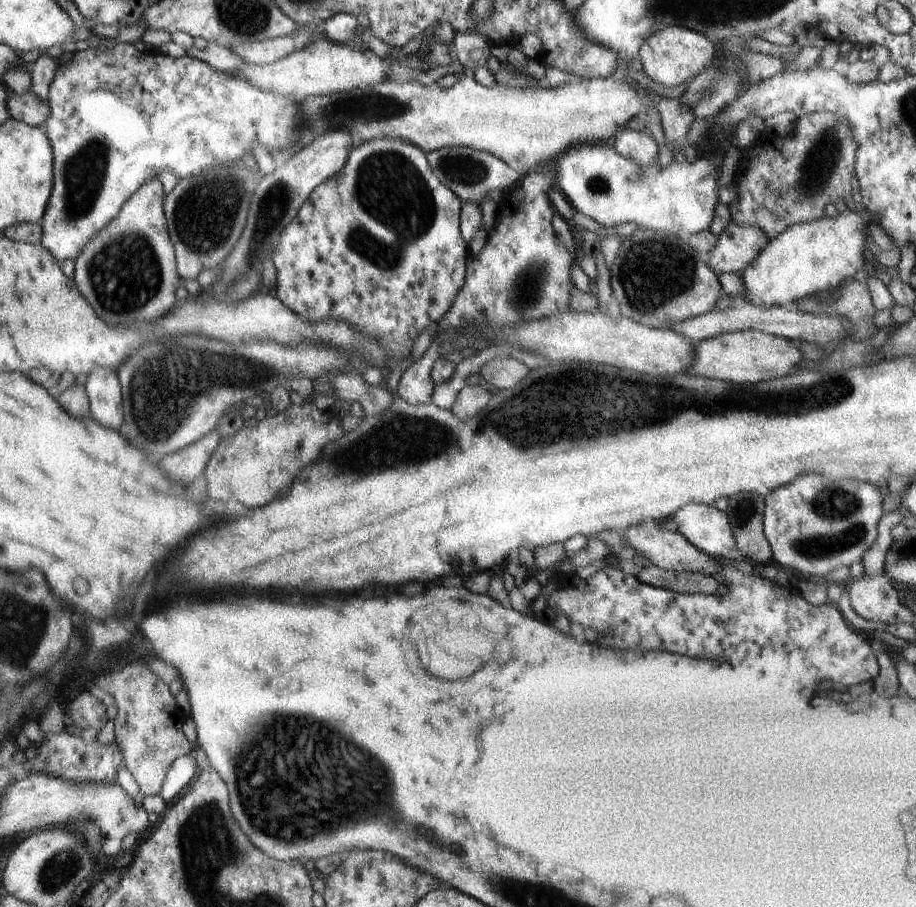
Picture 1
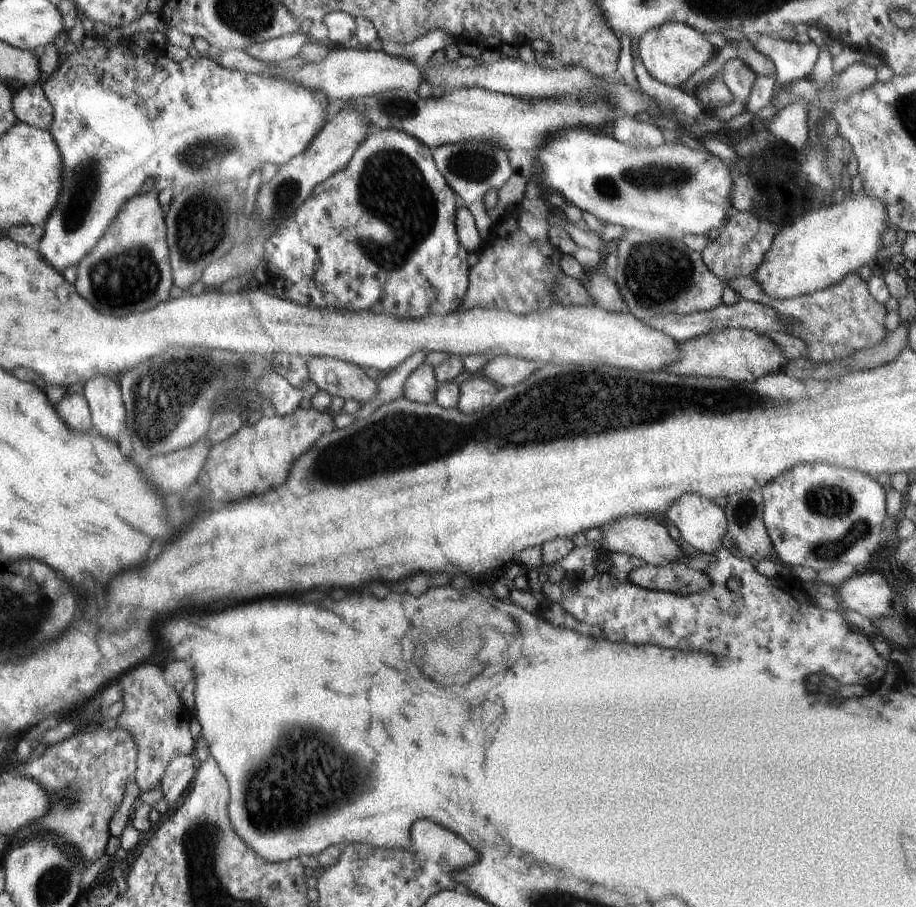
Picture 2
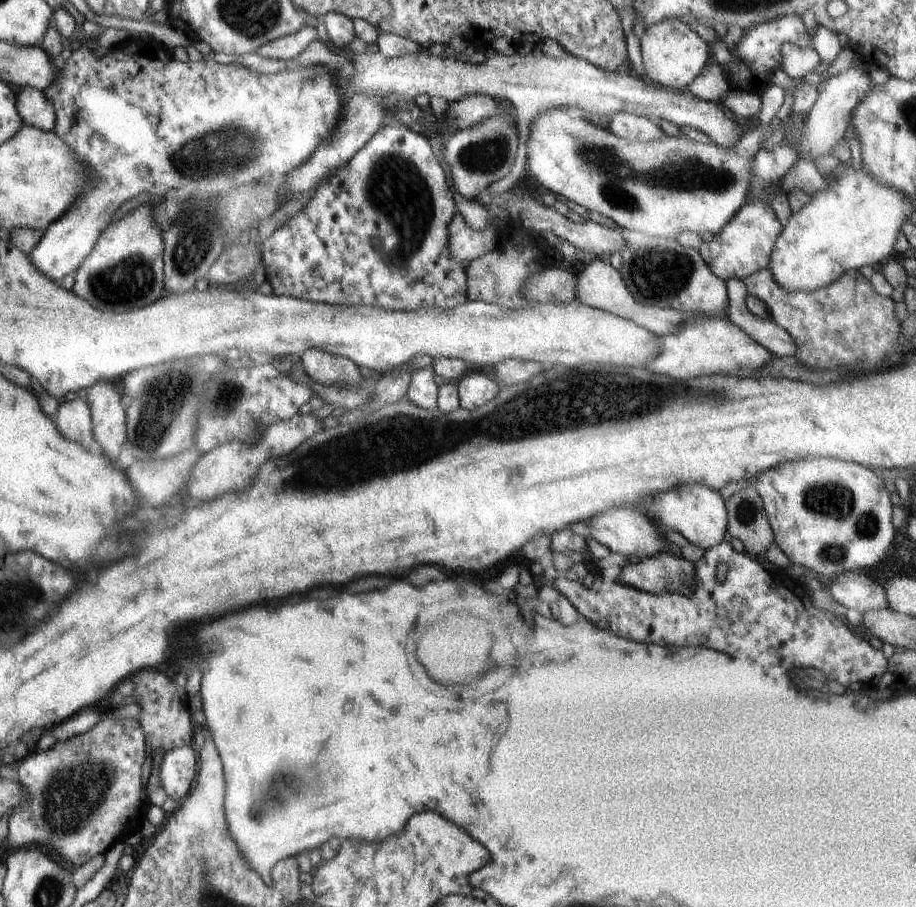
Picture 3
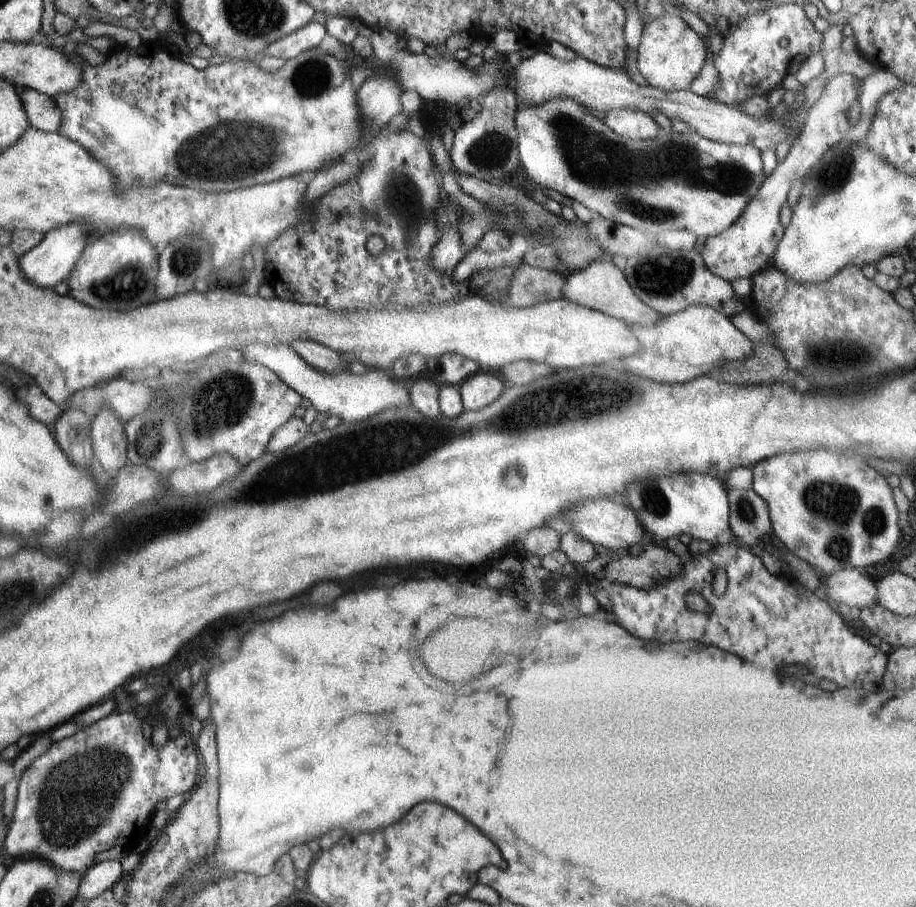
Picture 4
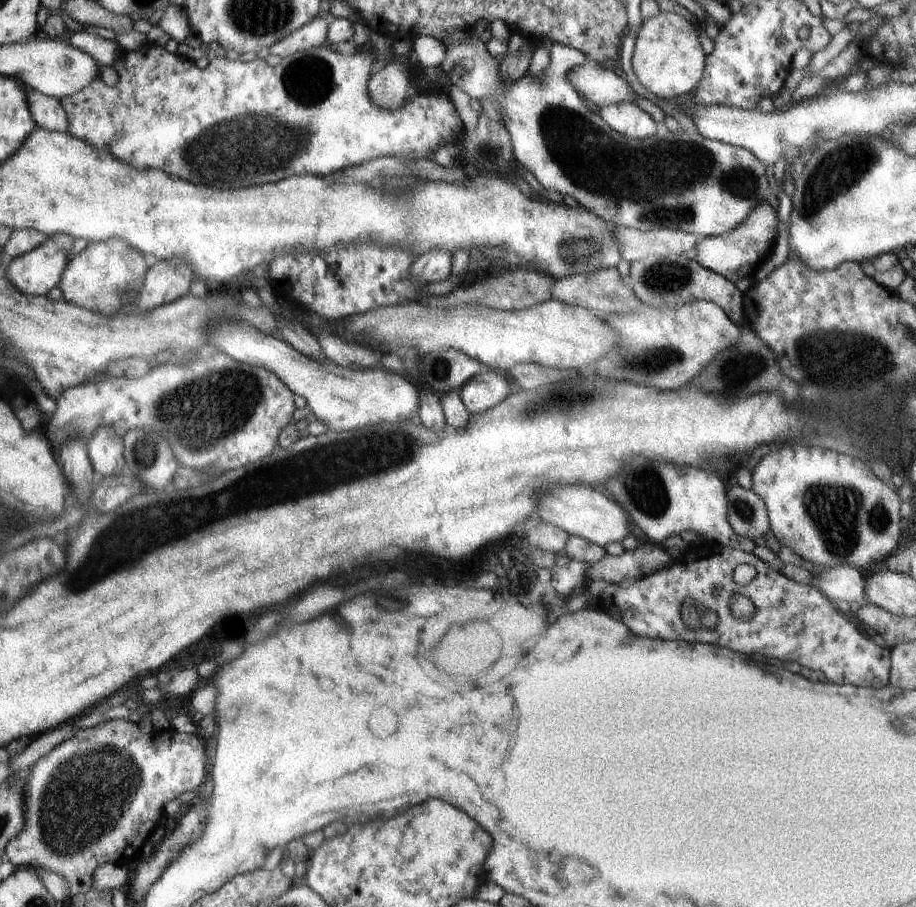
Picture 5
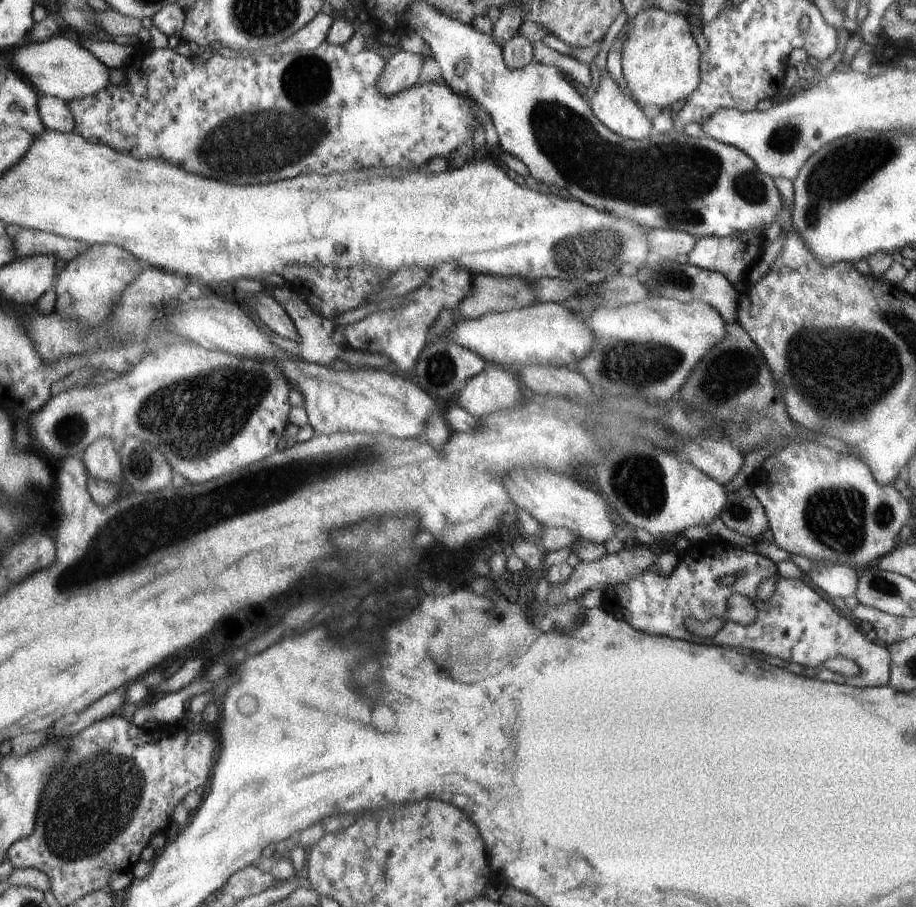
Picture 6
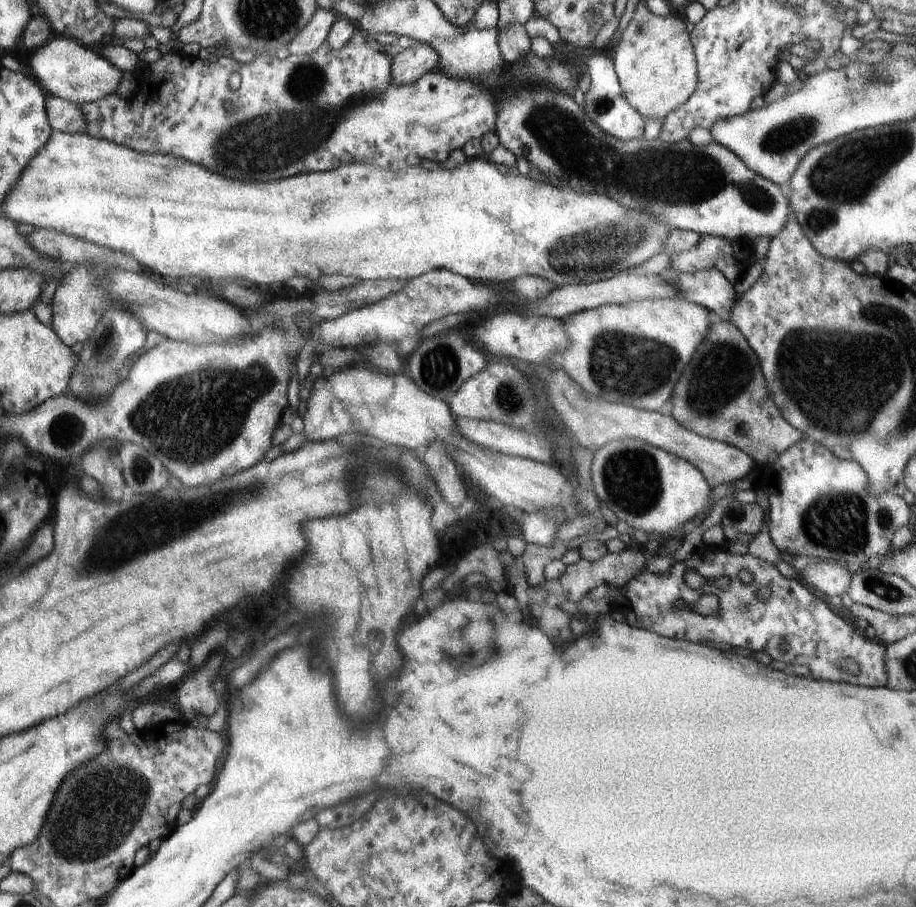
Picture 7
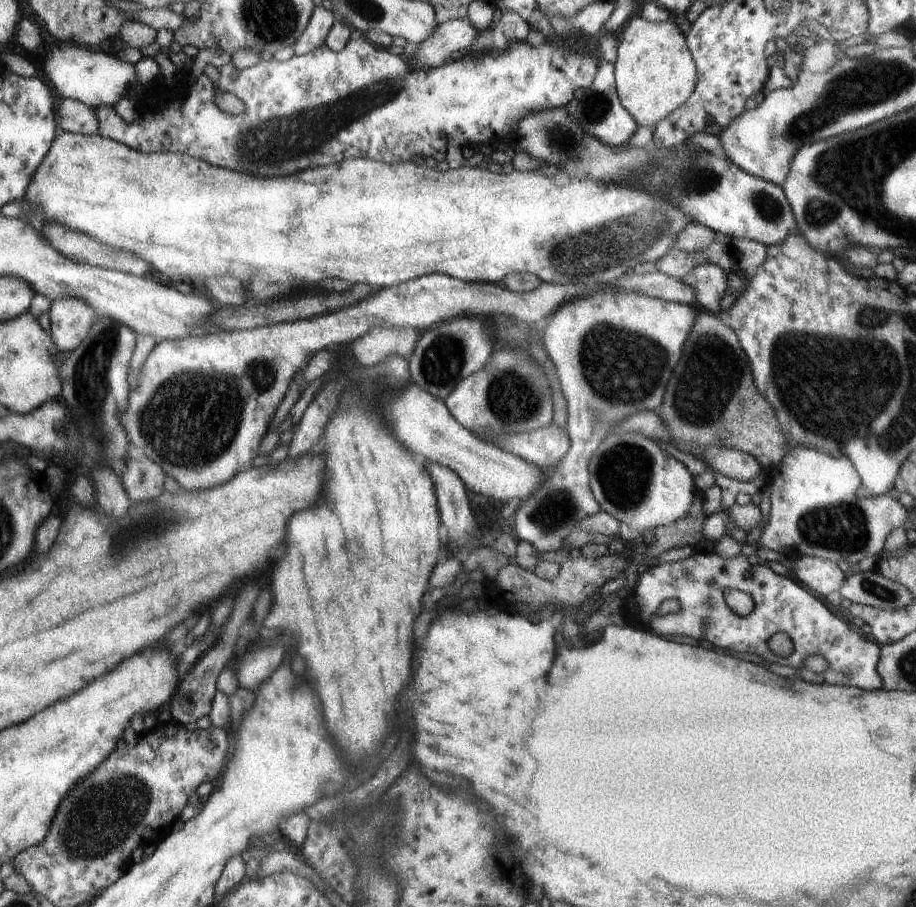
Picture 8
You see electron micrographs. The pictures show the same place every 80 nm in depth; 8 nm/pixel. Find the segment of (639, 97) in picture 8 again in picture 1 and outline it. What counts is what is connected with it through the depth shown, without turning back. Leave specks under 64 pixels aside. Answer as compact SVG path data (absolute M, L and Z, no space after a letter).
M680 25L664 26L656 33L651 33L641 49L639 57L642 61L643 72L654 82L662 86L680 86L689 78L694 78L700 71L708 66L719 52L719 47L709 38L699 32L684 28Z

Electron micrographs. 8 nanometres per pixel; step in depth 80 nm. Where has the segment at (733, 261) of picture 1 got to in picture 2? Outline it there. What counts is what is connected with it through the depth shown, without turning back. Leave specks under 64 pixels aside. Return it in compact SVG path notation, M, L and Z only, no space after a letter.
M732 208L729 216L728 222L724 222L724 226L719 228L718 238L710 241L700 253L704 264L725 283L733 278L750 277L760 266L765 252L770 250L778 231L770 221L761 220L755 210L741 212Z

